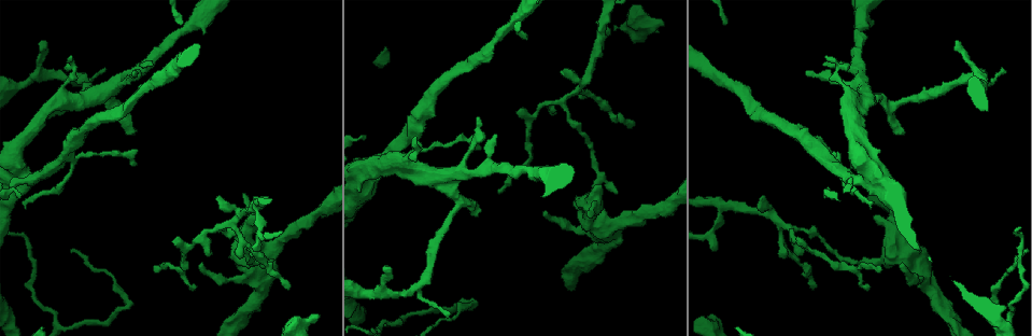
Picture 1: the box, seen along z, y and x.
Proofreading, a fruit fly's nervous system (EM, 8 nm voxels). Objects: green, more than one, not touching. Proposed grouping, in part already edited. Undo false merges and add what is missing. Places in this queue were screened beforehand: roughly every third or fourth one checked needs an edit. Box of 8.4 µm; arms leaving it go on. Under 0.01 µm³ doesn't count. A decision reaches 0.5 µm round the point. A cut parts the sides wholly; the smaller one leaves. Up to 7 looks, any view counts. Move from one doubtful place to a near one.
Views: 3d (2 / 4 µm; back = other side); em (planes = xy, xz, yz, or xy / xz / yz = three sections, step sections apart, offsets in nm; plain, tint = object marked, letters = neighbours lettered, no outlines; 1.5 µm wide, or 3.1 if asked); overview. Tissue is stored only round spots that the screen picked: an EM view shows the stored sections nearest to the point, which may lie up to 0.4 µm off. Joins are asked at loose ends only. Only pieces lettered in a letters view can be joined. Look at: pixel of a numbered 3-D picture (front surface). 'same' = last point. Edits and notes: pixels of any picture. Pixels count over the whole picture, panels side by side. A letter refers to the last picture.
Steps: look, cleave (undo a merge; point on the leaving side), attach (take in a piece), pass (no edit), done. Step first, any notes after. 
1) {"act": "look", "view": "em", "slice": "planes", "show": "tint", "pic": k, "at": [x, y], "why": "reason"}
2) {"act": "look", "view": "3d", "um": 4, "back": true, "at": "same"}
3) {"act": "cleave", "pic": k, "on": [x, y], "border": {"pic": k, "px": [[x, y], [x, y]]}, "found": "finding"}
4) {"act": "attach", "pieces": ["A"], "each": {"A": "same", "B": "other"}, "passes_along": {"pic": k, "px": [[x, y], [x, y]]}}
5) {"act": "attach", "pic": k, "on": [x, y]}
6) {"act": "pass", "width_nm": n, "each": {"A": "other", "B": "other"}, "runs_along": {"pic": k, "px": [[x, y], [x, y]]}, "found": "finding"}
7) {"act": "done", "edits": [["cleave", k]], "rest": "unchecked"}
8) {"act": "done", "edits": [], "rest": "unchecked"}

{"act": "look", "view": "3d", "um": 4, "pic": 1, "at": [29, 182], "why": "sudden change in width"}

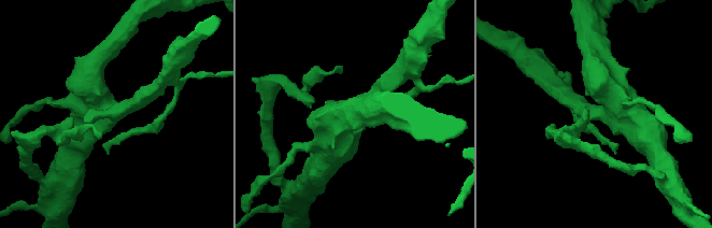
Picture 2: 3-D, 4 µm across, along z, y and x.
{"act": "look", "view": "em", "um": 3.1, "slice": "yz", "step": 8, "show": "tint", "pic": 2, "at": [606, 113]}

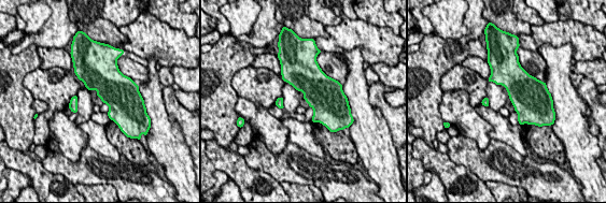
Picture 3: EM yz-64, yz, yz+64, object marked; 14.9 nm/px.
{"act": "look", "view": "em", "um": 3.1, "slice": "xy", "step": 8, "show": "letters", "at": "same"}

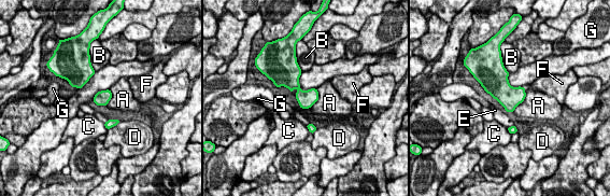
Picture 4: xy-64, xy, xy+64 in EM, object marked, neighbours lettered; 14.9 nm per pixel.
{"act": "pass", "each": {"A": "other", "B": "other", "C": "other", "D": "other", "E": "other", "F": "other", "G": "other"}, "border": {"pic": 4, "px": [[525, 89], [525, 98], [512, 111]]}, "found": "all the same neuron"}

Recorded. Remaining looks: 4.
{"act": "look", "view": "em", "slice": "planes", "show": "tint", "pic": 1, "at": [130, 135], "why": "free end"}

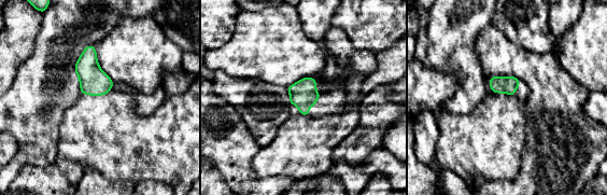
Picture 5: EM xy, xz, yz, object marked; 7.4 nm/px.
{"act": "look", "view": "em", "slice": "planes", "show": "letters", "at": "same"}

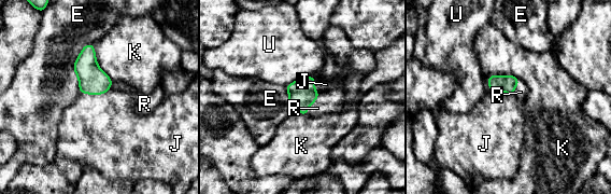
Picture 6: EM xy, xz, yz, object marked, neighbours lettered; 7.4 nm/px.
{"act": "attach", "pieces": ["R"], "width_nm": 130, "each": {"E": "other", "J": "other", "K": "other", "R": "same", "U": "other"}, "passes_along": {"pic": 6, "px": [[301, 93], [312, 104], [329, 101]]}, "found": "it goes on there"}

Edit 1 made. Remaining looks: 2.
{"act": "look", "view": "3d", "um": 4, "pic": 1, "at": [763, 196]}

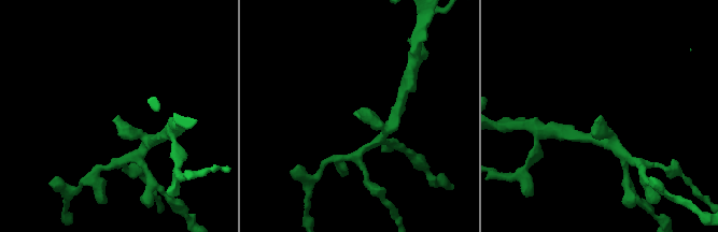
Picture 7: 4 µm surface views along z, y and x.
{"act": "look", "view": "em", "slice": "planes", "show": "letters", "pic": 7, "at": [598, 119], "why": "need the tissue"}

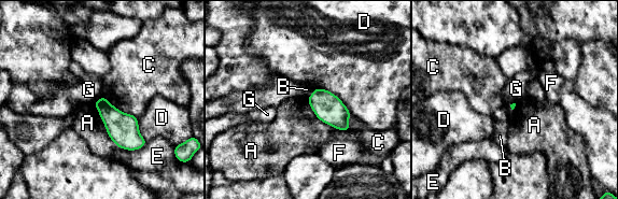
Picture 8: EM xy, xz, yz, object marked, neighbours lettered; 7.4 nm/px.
{"act": "pass", "each": {"A": "other", "B": "other", "C": "other", "D": "other", "E": "other", "F": "other", "G": "other"}, "found": "none of them fits"}

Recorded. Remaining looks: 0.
{"act": "done", "edits": [["attach", 6]], "rest": "unchecked"}

